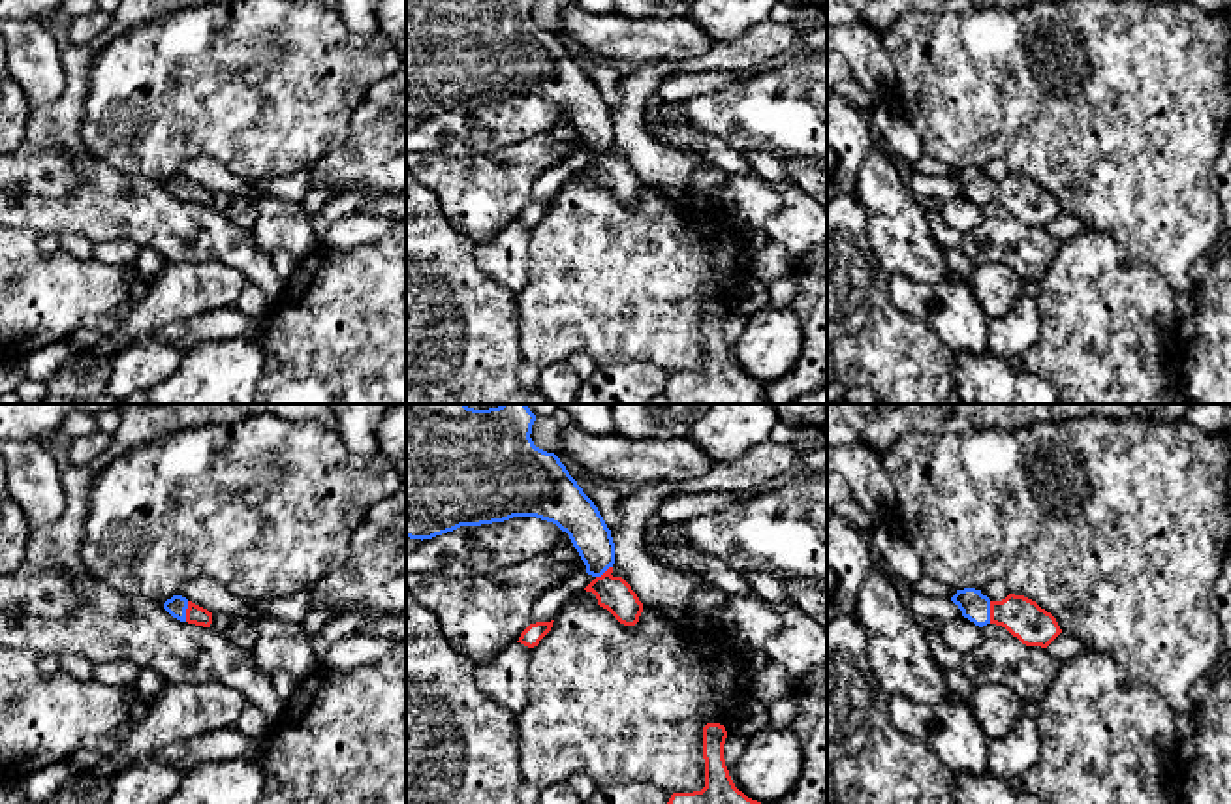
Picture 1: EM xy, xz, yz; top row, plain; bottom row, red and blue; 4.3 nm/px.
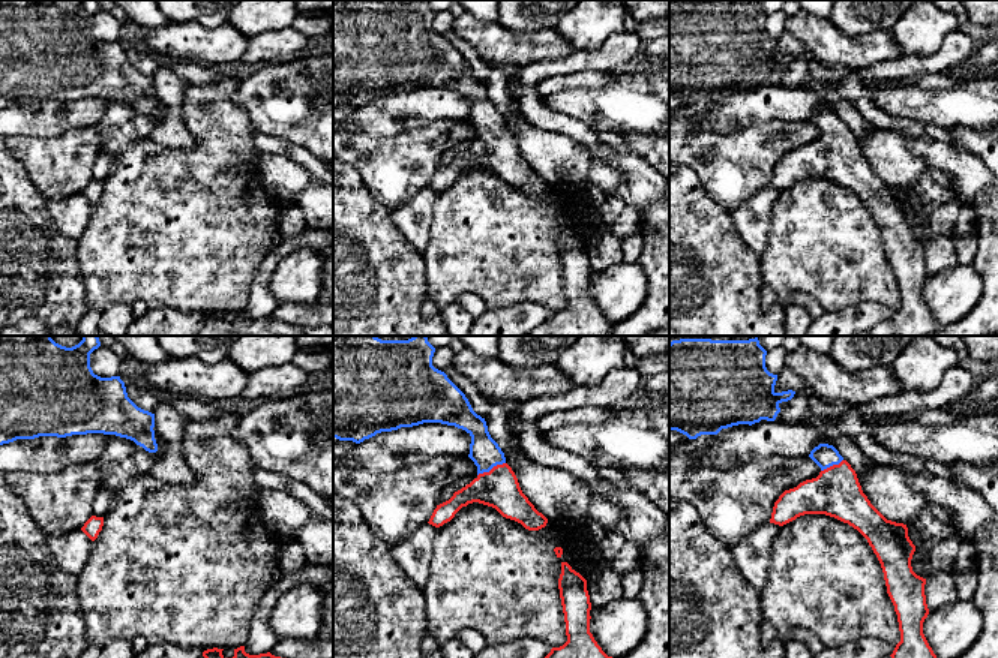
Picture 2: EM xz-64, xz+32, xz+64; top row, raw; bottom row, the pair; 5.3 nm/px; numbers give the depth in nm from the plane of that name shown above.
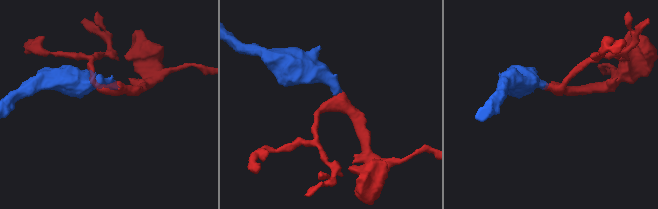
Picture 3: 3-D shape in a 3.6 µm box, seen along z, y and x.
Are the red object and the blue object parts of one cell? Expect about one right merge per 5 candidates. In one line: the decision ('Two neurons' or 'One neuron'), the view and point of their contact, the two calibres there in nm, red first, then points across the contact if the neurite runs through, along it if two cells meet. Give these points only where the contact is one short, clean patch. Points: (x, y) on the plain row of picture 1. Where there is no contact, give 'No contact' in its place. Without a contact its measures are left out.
One neuron. Touches red at yz (991, 192). Thickness 170 nm (red) against 120 nm. Path across: yz (1021, 196), (1015, 192), (991, 192), (976, 186)

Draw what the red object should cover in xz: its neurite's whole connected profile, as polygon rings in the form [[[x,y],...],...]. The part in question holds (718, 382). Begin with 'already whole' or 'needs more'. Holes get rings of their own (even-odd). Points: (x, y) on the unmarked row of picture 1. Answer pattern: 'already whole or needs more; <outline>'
already whole; [[[724,304],[703,306],[705,366],[671,374],[665,387],[671,404],[765,404],[765,385],[739,370],[729,355],[725,317]]]

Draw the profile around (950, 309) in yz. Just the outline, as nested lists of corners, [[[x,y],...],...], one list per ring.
[[[955,272],[938,284],[921,284],[906,274],[887,280],[887,301],[925,321],[953,351],[983,355],[990,349],[989,317],[968,278]]]

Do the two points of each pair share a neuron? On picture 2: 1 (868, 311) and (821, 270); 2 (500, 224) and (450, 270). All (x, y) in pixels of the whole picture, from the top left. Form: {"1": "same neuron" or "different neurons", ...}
{"1": "different neurons", "2": "same neuron"}

